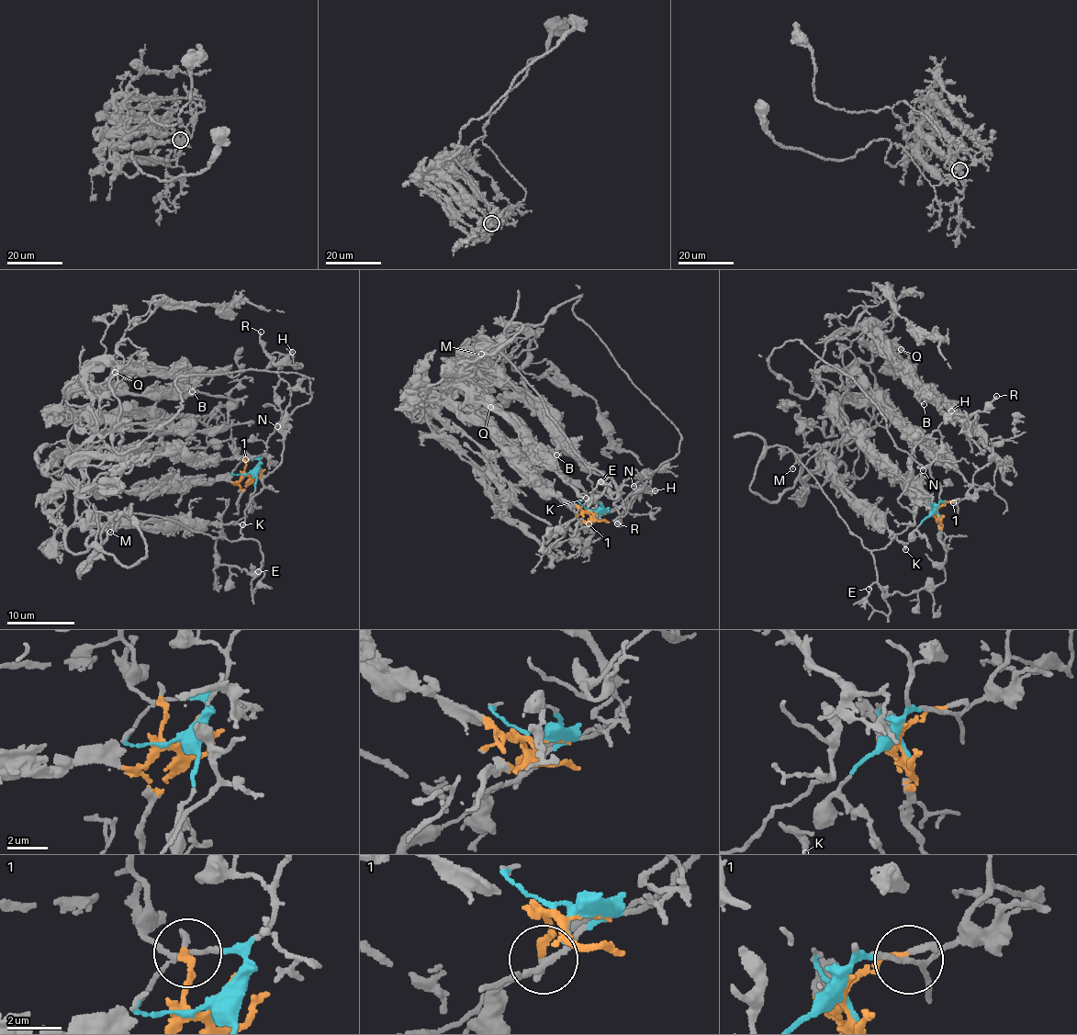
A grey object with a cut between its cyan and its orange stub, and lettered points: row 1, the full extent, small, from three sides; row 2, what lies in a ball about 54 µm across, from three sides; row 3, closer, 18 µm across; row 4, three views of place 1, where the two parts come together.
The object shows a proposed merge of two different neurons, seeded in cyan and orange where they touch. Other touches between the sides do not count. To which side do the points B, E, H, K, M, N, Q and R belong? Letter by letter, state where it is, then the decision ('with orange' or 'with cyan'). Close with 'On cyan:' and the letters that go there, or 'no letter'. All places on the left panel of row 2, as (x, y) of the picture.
B: at (192, 391); with cyan
E: at (258, 571); with orange
H: at (292, 352); with cyan
K: at (242, 524); with orange
M: at (110, 532); with orange
N: at (277, 426); with cyan
Q: at (115, 372); with cyan
R: at (261, 331); with cyan
On cyan: B, H, N, Q, R

